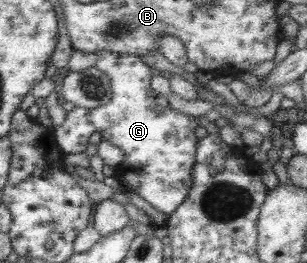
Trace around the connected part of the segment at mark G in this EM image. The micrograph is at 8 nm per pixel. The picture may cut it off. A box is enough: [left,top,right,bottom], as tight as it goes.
[52,50,199,215]

